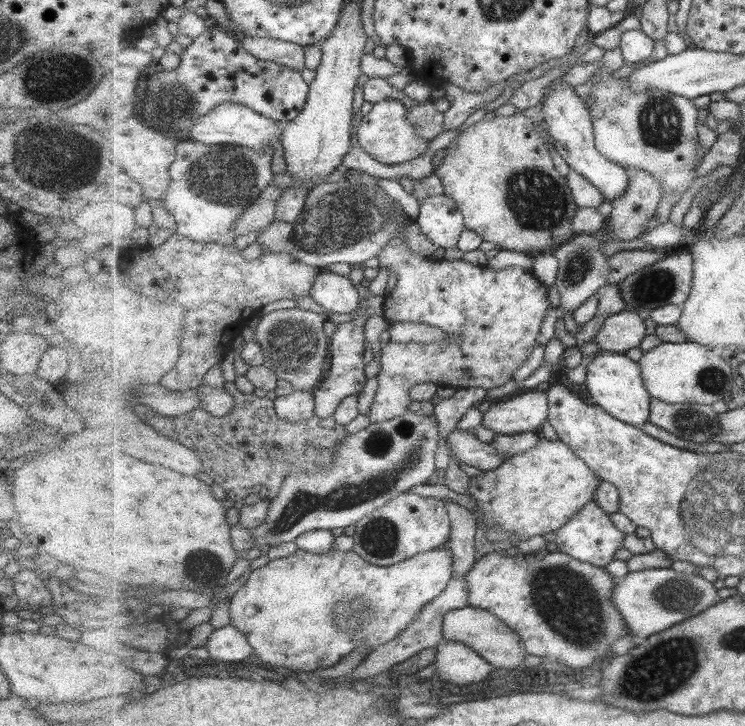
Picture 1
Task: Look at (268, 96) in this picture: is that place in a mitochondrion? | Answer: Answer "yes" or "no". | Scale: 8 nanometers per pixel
no

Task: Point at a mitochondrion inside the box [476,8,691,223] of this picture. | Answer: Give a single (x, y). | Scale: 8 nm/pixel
(660, 121)

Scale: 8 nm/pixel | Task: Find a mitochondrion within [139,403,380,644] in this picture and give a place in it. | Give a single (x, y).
(200, 562)

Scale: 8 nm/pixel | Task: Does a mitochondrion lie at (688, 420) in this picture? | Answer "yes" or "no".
yes

